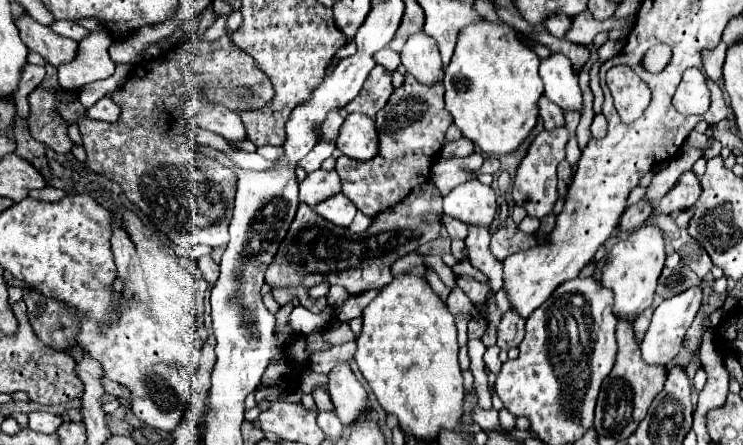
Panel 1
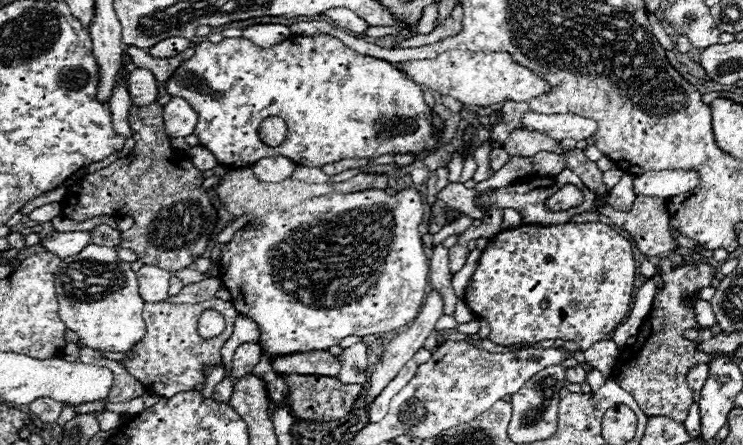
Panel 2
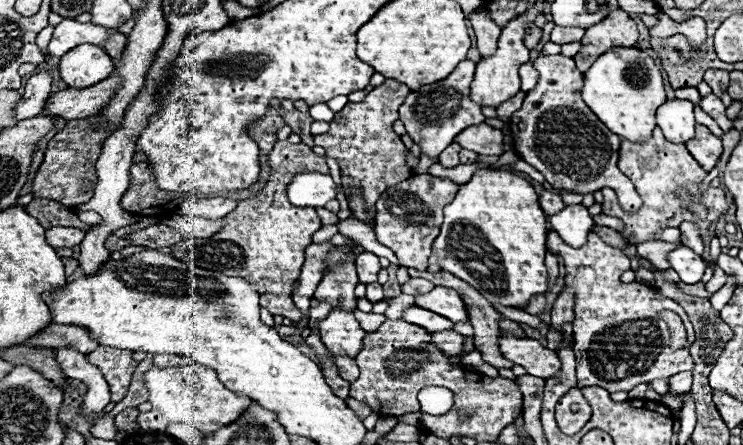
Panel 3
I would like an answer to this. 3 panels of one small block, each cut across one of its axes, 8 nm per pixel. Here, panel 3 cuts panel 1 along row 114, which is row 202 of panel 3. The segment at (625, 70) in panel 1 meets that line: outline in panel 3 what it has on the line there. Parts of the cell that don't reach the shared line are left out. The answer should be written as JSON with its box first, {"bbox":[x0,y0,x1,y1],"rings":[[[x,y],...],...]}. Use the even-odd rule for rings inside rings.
{"bbox":[510,54,640,212],"rings":[[[562,54],[556,56],[540,56],[534,60],[534,68],[538,70],[538,84],[526,94],[524,104],[510,118],[510,132],[514,140],[514,150],[518,156],[540,170],[546,182],[554,188],[554,192],[578,192],[592,194],[602,188],[612,188],[618,194],[618,202],[626,212],[636,212],[640,208],[640,196],[634,190],[634,184],[618,170],[618,150],[622,140],[612,134],[596,114],[582,102],[583,74],[577,70],[574,60]]]}

